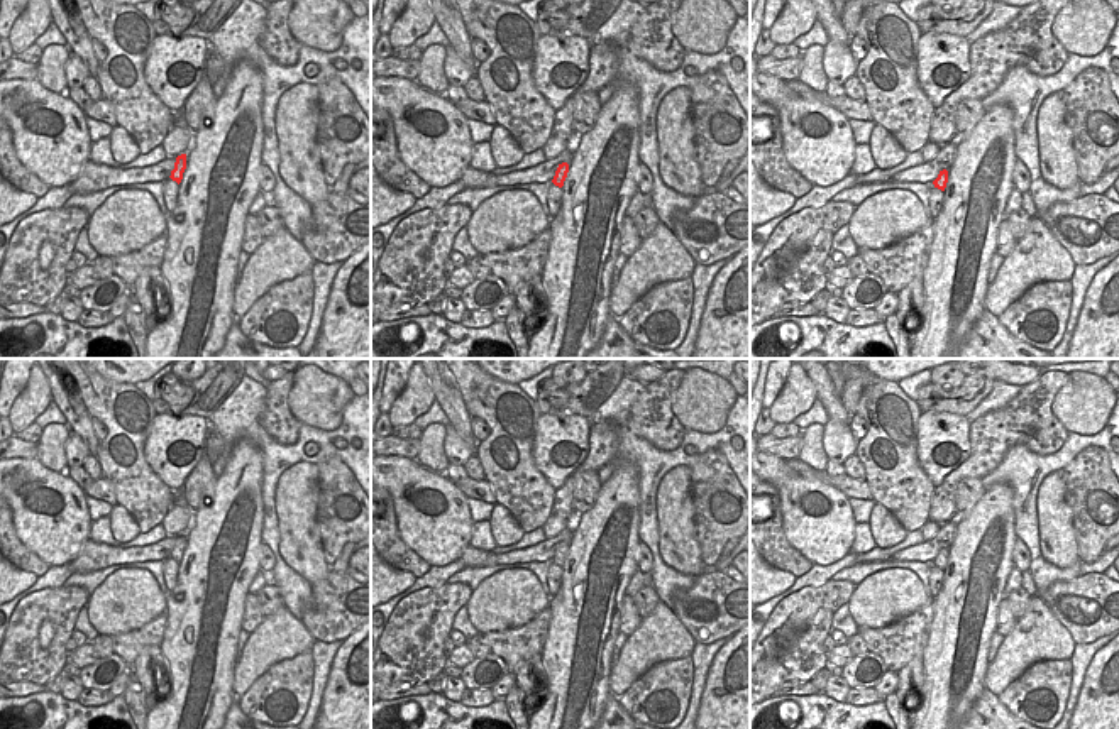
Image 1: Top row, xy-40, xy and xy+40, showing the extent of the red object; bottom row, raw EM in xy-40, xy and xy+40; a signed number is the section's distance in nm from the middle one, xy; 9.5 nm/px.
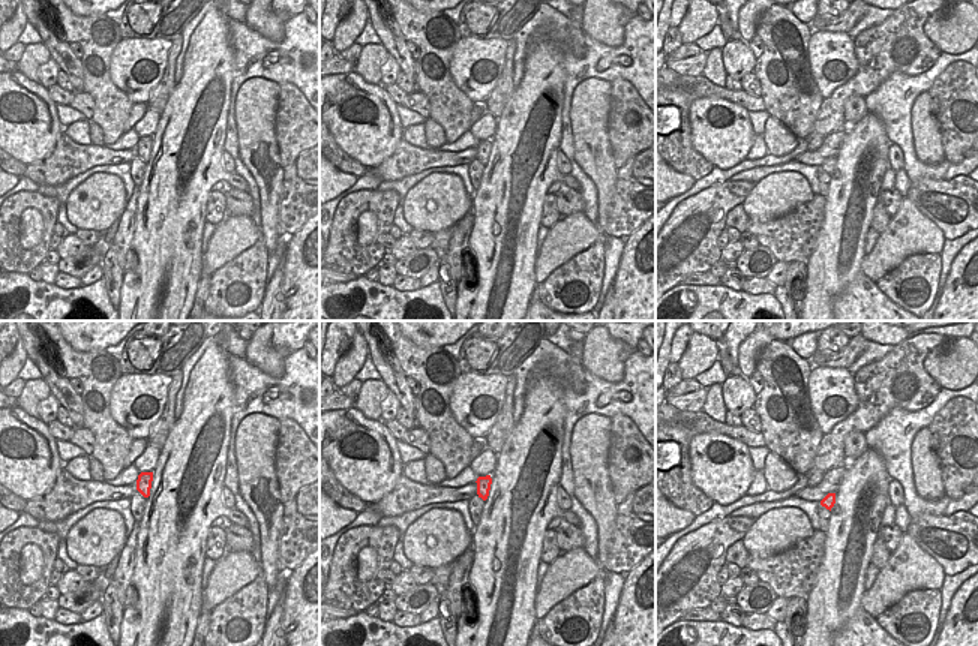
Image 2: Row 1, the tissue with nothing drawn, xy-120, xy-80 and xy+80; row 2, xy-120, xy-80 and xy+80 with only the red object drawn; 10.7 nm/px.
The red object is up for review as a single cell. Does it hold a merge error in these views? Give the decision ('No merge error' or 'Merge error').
No merge error.

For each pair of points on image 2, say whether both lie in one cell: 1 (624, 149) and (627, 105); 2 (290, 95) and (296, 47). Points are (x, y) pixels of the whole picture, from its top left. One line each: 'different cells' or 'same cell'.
1: same cell
2: different cells

